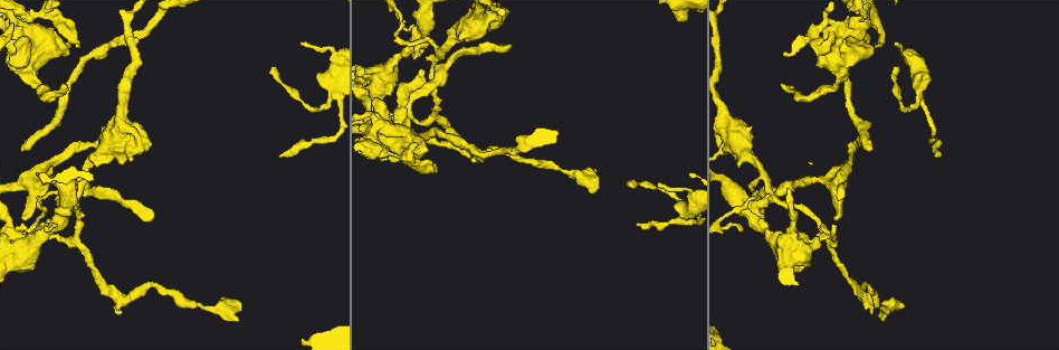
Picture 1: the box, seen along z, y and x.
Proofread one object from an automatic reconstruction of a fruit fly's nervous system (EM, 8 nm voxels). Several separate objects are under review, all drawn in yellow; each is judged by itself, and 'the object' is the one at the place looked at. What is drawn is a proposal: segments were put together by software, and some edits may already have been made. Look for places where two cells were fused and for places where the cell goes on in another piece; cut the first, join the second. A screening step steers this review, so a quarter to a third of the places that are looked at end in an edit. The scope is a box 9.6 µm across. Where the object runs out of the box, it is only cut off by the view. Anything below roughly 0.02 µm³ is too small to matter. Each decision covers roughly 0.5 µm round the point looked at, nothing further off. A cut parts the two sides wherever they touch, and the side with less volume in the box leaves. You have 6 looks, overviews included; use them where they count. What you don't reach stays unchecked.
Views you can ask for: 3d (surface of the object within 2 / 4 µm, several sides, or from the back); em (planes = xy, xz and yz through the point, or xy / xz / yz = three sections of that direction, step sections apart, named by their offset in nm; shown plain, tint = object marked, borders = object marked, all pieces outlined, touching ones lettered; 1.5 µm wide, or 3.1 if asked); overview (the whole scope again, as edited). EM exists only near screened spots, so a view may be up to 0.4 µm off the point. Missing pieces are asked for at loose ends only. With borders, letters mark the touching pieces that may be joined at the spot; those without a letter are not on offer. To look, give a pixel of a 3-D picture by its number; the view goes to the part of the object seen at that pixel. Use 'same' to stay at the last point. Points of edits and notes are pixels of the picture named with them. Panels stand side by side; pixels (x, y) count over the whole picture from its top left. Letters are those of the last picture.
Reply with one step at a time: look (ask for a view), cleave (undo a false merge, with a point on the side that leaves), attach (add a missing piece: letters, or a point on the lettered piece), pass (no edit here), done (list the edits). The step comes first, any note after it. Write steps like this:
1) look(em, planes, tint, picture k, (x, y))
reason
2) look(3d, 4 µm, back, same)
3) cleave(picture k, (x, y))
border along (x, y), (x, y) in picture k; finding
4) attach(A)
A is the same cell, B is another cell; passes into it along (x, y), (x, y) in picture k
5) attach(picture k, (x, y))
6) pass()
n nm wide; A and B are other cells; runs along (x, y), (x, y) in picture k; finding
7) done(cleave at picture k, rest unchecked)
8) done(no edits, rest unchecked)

look(3d, 2 µm, picture 1, (11, 18))
calibre changes

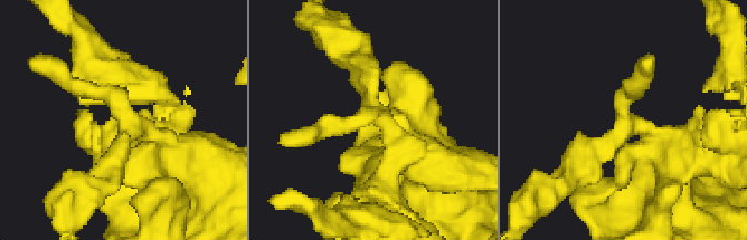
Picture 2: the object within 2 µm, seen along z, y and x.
look(em, xz, step 4, tint, picture 2, (380, 123))

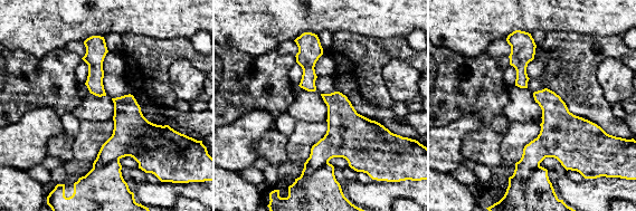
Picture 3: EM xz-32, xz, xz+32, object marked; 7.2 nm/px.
look(em, planes, borders, same)
cut it another way

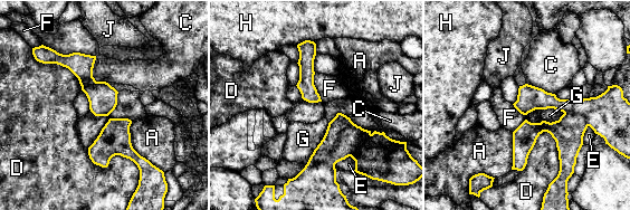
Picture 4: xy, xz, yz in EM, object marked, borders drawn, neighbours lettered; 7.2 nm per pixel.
cleave(picture 4, (318, 180))
100 nm wide; G touches over 360 nm; A, C, D, E, F, G, H and J are other cells; a second cell is stuck on

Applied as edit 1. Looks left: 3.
look(overview)

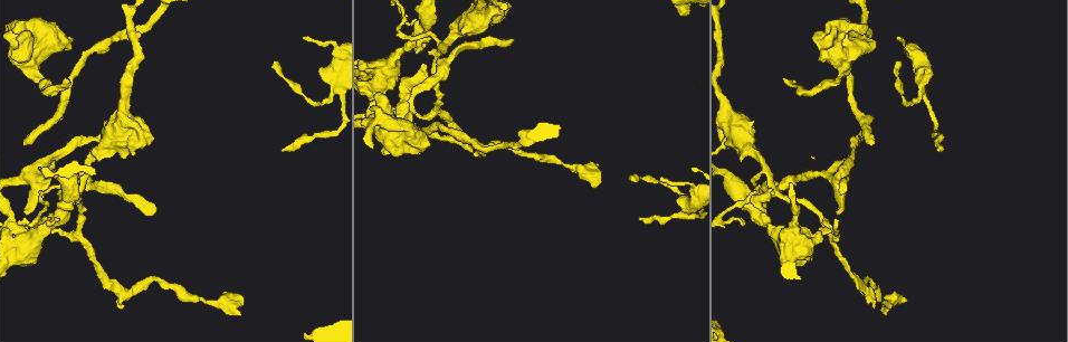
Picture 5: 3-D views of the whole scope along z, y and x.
look(3d, 4 µm, picture 5, (595, 186))
branch stops here

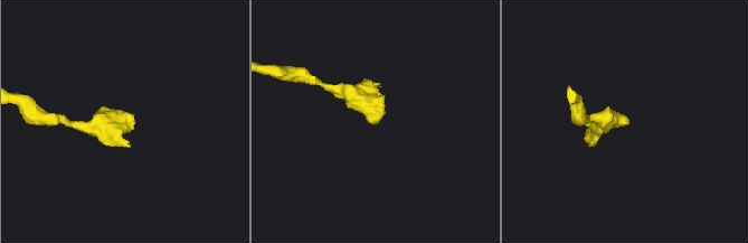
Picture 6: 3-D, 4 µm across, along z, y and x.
look(em, planes, borders, picture 6, (125, 125))
need the tissue

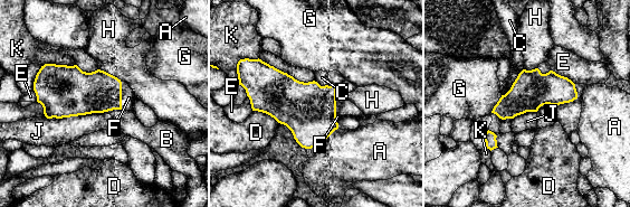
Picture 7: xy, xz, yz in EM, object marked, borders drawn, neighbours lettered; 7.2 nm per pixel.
attach(F)
F is the same cell, A, B, C, D, E, G, H, J and K are other cells; the cell continues

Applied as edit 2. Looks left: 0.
done(cleave at picture 4, attach at picture 7, rest unchecked)

